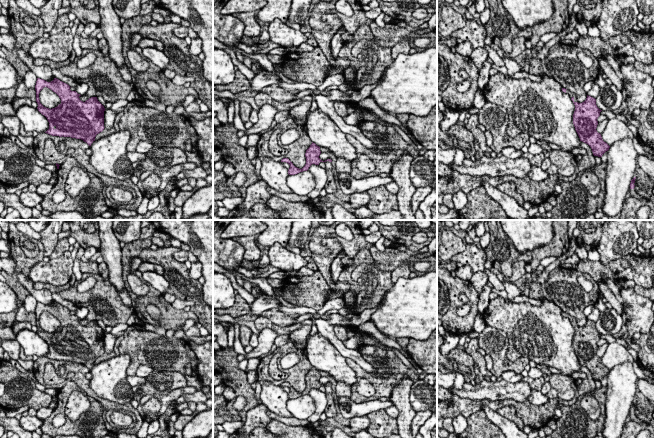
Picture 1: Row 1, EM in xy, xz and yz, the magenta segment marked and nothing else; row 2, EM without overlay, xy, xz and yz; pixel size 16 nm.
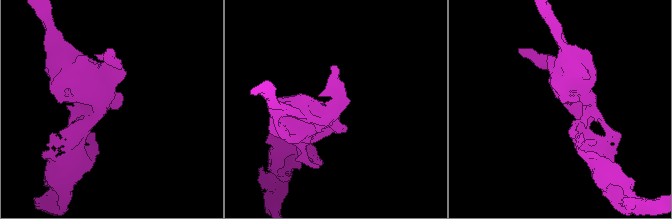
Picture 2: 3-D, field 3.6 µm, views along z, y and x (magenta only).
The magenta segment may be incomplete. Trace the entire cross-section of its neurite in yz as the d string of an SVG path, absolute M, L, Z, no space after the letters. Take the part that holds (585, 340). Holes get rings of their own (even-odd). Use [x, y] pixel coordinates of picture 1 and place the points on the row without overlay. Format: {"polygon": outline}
{"polygon": "M588 319L582 327L575 326L574 321L571 324L575 329L573 348L580 365L591 371L594 380L602 381L610 372L596 354L598 349L597 343L602 334L597 331L596 323Z"}

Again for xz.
{"polygon": "M312 366L310 371L306 374L306 377L305 377L306 388L302 393L295 391L288 382L283 382L281 386L286 386L290 389L290 392L288 394L289 399L295 399L300 396L307 395L312 388L319 389L320 386L326 386L326 385L332 386L331 383L322 385L319 382L320 378L321 378L320 371Z"}

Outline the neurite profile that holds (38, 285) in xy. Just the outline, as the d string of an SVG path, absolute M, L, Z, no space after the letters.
M43 282L34 283L34 288L37 290L47 289L51 293L58 293L59 292L59 286L54 286L49 283L43 283Z

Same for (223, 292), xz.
M213 273L213 309L227 309L234 305L236 295L230 279L222 273Z

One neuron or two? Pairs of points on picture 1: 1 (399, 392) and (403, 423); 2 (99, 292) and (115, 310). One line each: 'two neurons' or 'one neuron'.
1: one neuron
2: one neuron

